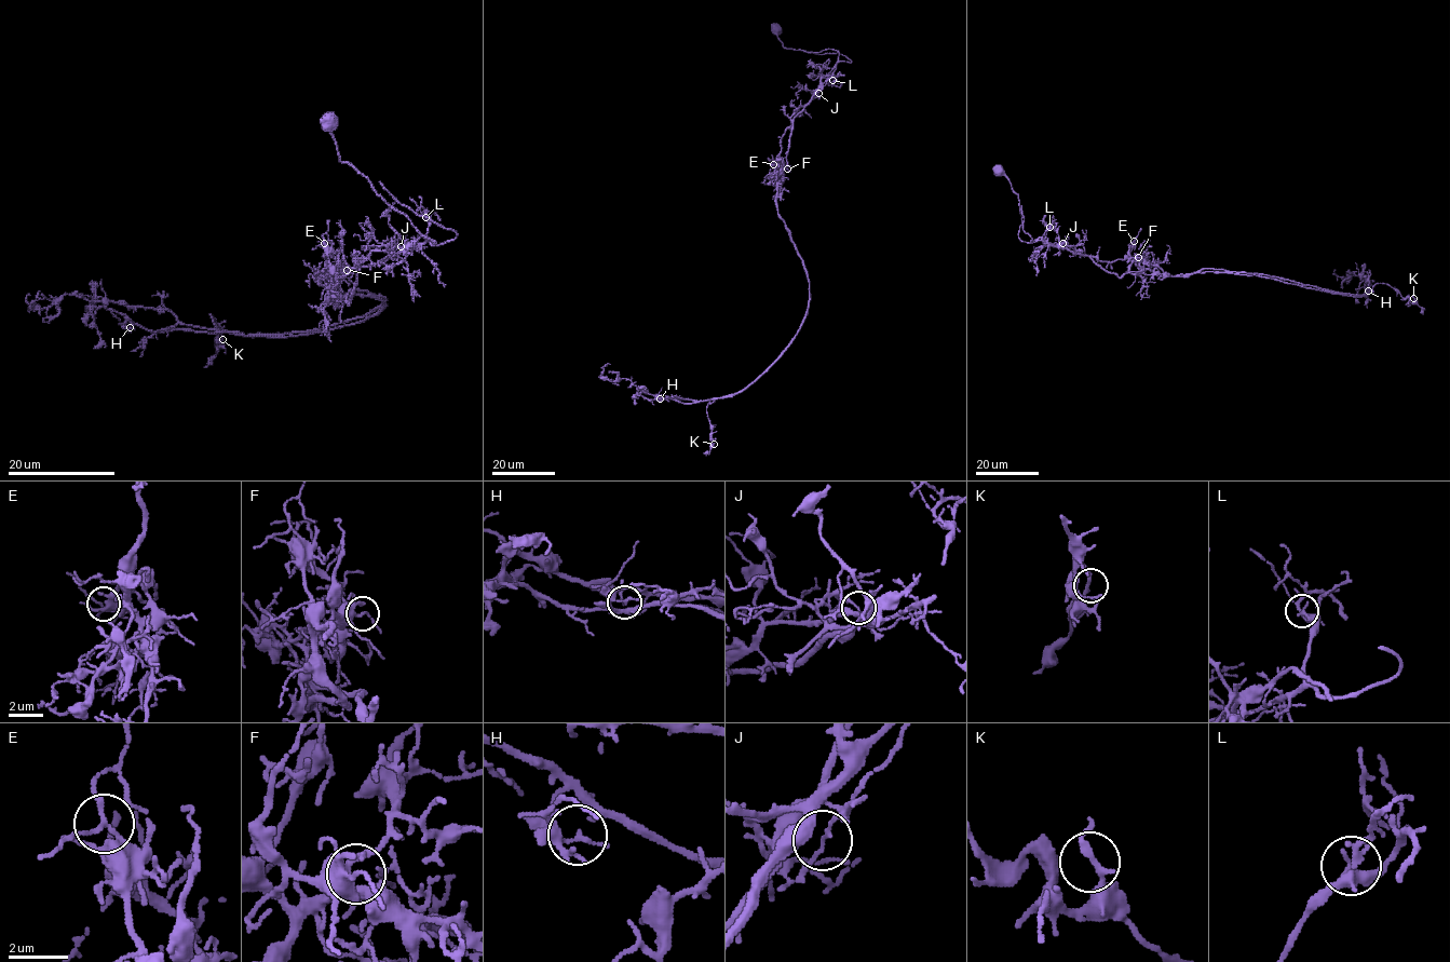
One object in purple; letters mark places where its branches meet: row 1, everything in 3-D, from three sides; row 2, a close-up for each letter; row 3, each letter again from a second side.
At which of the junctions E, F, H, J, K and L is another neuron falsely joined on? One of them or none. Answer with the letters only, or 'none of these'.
J

